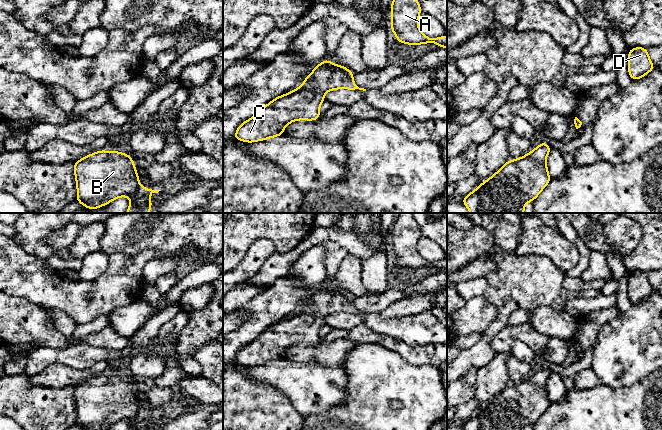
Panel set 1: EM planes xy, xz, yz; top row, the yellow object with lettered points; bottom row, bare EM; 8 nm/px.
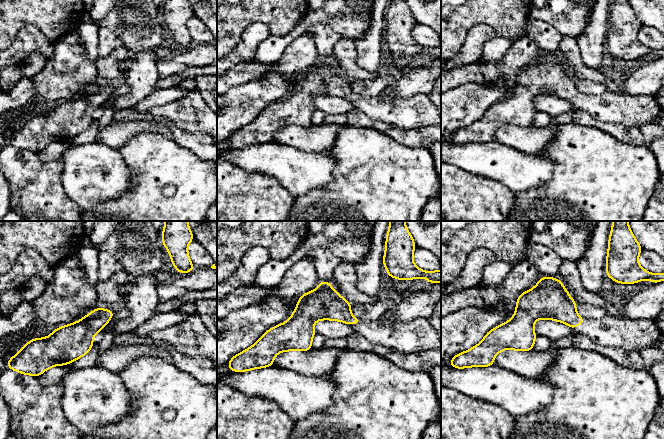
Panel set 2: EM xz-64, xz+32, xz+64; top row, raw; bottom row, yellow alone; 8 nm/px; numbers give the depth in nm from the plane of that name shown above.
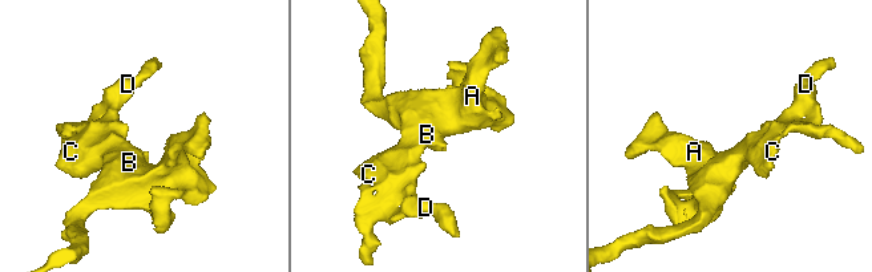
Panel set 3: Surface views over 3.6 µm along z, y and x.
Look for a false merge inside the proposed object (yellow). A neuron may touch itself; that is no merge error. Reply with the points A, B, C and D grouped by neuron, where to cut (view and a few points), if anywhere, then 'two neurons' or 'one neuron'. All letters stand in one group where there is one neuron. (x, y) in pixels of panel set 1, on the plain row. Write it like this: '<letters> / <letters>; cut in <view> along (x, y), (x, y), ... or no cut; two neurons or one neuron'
A B C D; no cut; one neuron

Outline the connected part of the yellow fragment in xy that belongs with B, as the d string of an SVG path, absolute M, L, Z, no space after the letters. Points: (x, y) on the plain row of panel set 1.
M102 373L91 377L74 386L74 398L77 409L76 425L83 430L104 430L123 420L130 422L129 430L152 430L150 418L161 415L141 410L134 384L128 378L118 375L108 376Z

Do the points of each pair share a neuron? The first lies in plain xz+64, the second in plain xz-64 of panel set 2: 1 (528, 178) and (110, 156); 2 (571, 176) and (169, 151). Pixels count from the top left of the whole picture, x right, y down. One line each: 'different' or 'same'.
1: same
2: same

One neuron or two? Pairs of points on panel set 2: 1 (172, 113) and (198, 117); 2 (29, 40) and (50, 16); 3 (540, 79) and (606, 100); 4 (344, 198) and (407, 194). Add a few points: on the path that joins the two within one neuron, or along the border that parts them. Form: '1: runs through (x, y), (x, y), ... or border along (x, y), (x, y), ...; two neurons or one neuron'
1: runs through (178, 113), (192, 114); one neuron
2: border along (16, 34), (25, 26), (35, 25), (51, 41); two neurons
3: runs through (556, 80), (580, 101), (590, 101); one neuron
4: runs through (360, 198), (374, 198), (378, 194), (391, 194); one neuron

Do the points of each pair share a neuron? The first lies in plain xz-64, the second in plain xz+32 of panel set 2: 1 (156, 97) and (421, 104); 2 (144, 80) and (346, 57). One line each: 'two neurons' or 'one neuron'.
1: two neurons
2: two neurons

